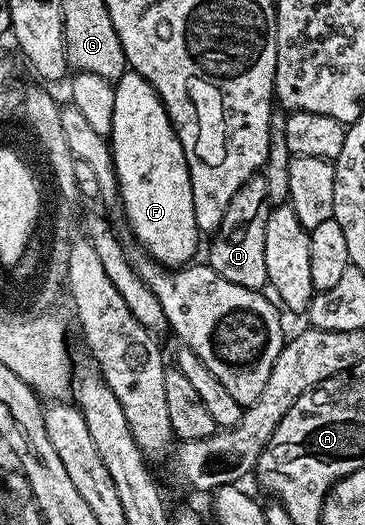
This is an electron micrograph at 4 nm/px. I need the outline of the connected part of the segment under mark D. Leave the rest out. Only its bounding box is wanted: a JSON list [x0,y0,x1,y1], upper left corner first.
[206,175,270,289]

